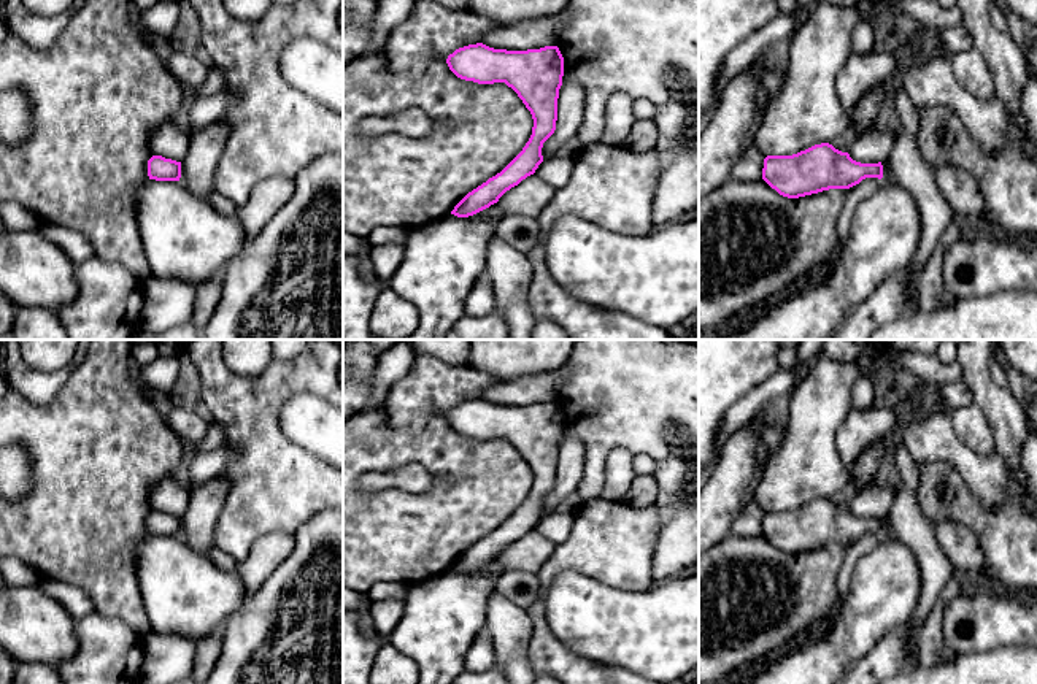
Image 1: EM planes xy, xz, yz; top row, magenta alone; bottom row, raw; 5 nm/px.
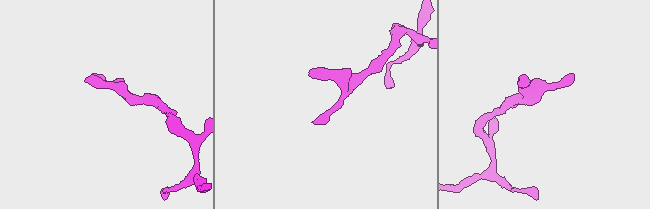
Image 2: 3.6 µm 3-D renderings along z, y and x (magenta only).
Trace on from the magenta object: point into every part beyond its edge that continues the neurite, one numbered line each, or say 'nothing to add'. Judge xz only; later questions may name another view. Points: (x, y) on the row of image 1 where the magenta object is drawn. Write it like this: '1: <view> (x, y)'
nothing to add

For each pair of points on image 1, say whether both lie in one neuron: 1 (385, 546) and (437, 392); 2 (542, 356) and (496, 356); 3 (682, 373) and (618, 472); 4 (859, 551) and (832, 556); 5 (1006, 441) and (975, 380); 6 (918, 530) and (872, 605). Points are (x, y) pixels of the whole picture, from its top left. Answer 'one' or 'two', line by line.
1: one
2: one
3: two
4: two
5: one
6: two

